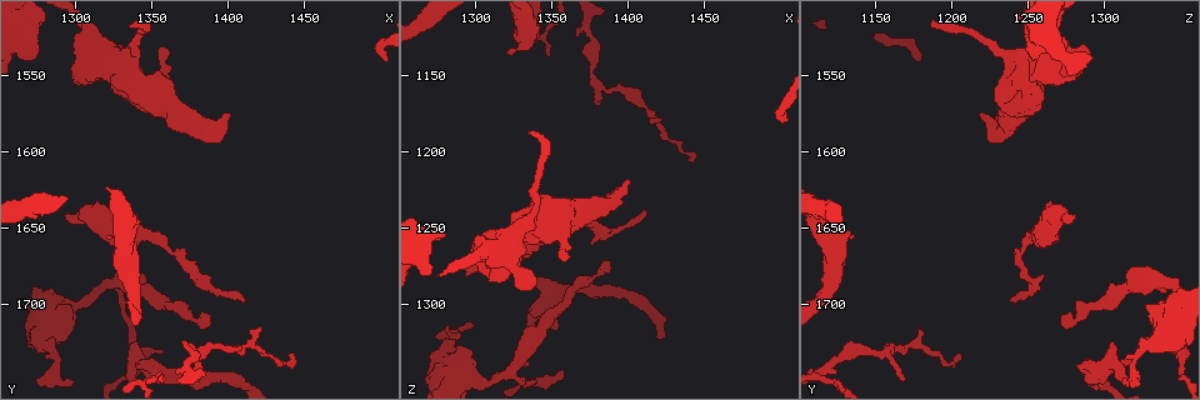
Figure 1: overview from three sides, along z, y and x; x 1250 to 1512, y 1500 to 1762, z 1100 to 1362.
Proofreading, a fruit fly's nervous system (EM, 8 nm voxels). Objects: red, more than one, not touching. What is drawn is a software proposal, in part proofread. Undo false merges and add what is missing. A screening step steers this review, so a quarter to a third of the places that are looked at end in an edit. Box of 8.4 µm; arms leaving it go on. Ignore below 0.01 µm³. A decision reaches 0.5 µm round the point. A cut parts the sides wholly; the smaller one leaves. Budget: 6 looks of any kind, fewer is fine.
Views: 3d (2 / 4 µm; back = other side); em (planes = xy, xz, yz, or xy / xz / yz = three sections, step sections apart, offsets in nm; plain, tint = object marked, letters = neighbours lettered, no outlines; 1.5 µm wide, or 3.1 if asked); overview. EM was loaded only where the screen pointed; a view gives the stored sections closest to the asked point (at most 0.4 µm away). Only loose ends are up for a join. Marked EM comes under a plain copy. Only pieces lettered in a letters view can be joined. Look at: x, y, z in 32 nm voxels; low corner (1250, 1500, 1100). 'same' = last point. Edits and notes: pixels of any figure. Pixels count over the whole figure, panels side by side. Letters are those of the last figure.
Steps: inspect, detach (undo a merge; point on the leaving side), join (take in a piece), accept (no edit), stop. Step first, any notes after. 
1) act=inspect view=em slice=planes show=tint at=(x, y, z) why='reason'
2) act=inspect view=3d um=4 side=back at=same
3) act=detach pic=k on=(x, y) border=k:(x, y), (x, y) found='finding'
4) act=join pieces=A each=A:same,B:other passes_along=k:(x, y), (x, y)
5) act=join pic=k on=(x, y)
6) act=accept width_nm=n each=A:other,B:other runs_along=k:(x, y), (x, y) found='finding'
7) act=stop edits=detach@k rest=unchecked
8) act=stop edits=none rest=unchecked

act=inspect view=3d um=2 at=(1358, 1732, 1346) why='an open end'

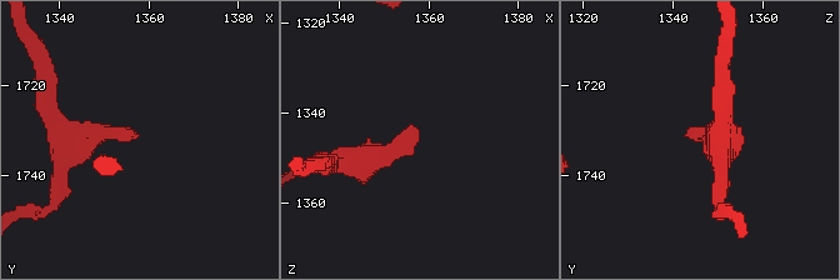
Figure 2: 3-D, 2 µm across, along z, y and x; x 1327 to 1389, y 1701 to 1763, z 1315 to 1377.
act=inspect view=em slice=planes show=letters at=(1357, 1732, 1344) why='need the tissue'

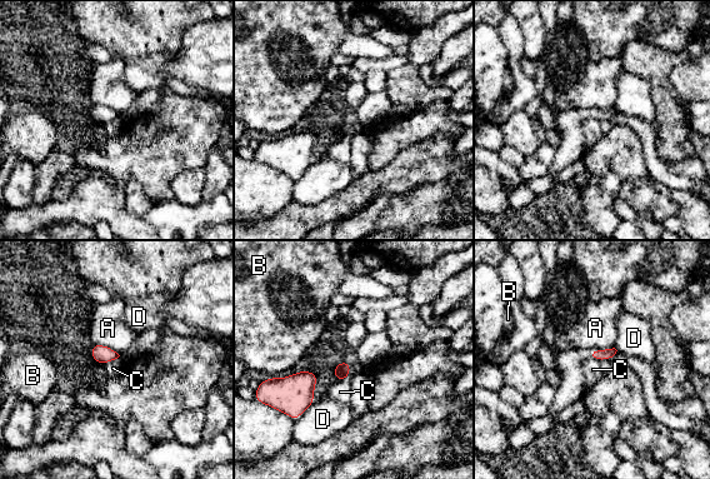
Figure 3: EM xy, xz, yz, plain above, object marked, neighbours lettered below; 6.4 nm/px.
act=accept each=A:other,B:other,C:other,D:other border=3:(344, 359), (350, 373), (336, 383) found='none of them fits'

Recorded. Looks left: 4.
act=inspect view=3d um=2 at=(1342, 1740, 1282) why='an open end'

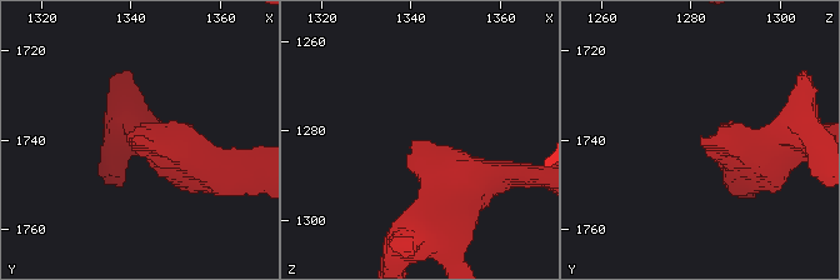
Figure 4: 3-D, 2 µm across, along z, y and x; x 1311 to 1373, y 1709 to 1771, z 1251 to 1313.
act=inspect view=em slice=planes show=letters at=(1341, 1740, 1282) why='now the EM'

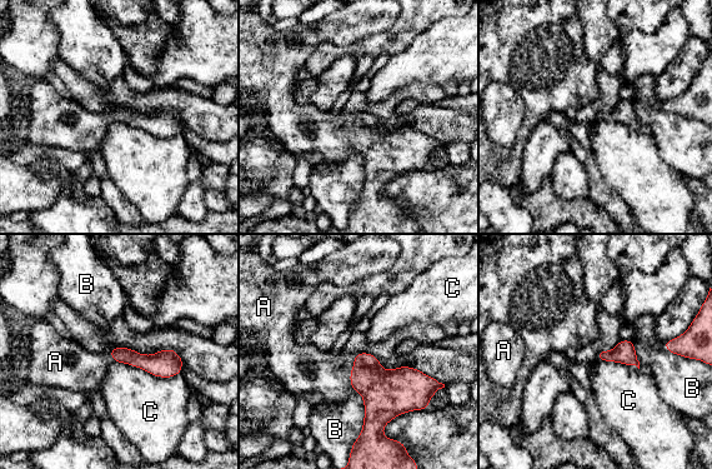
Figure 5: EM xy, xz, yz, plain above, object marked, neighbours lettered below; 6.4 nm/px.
act=join pieces=A width_nm=110 each=A:same,B:other,C:other passes_along=5:(382, 390), (350, 372), (311, 370) found='the neuron continues'

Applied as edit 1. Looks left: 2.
act=stop edits=join@5 rest=unchecked

